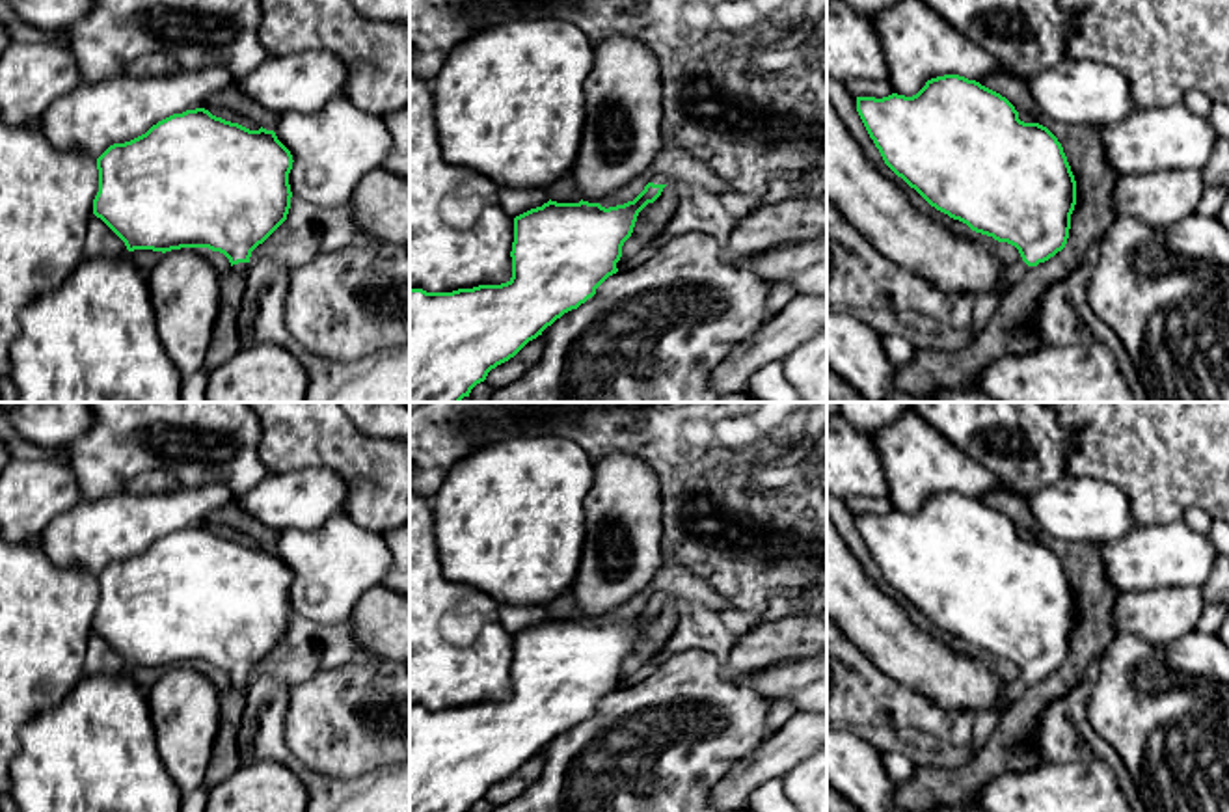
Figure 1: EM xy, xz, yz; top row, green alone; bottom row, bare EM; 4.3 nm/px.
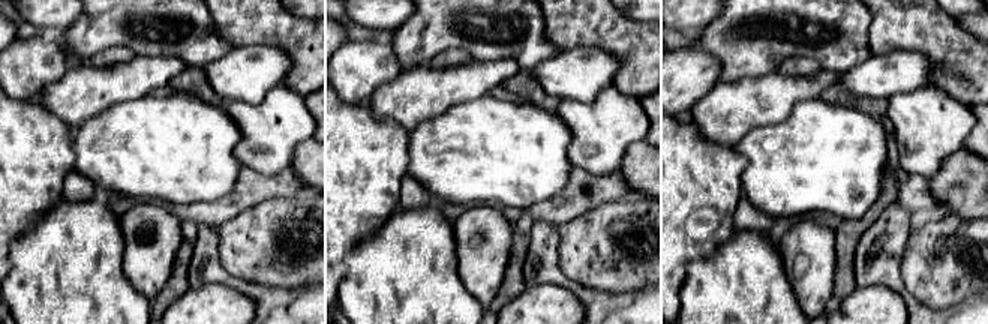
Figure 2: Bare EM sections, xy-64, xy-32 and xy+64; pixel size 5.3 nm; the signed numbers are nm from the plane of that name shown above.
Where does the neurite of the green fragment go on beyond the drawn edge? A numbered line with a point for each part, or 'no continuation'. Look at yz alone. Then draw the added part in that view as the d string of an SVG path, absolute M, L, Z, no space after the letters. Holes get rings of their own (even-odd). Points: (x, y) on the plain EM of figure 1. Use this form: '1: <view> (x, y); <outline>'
1: yz (985, 723); M1022 676L1019 680L1009 682L1004 698L993 710L976 715L972 741L968 745L972 752L978 754L987 745L1004 711L1019 700L1019 697L1026 691L1028 685L1030 683Z

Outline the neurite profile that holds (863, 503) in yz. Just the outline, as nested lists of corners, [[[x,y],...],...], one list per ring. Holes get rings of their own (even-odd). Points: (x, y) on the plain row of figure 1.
[[[858,495],[858,497],[847,497],[844,501],[855,514],[883,516],[894,510],[892,501],[888,497]]]

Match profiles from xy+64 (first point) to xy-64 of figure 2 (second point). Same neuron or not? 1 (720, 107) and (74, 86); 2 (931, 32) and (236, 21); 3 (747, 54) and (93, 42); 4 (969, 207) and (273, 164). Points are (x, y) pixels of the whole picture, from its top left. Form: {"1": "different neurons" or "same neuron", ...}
{"1": "same neuron", "2": "same neuron", "3": "same neuron", "4": "different neurons"}

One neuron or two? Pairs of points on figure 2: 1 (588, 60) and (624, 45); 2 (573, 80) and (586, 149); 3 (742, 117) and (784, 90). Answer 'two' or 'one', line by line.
1: two
2: one
3: one

